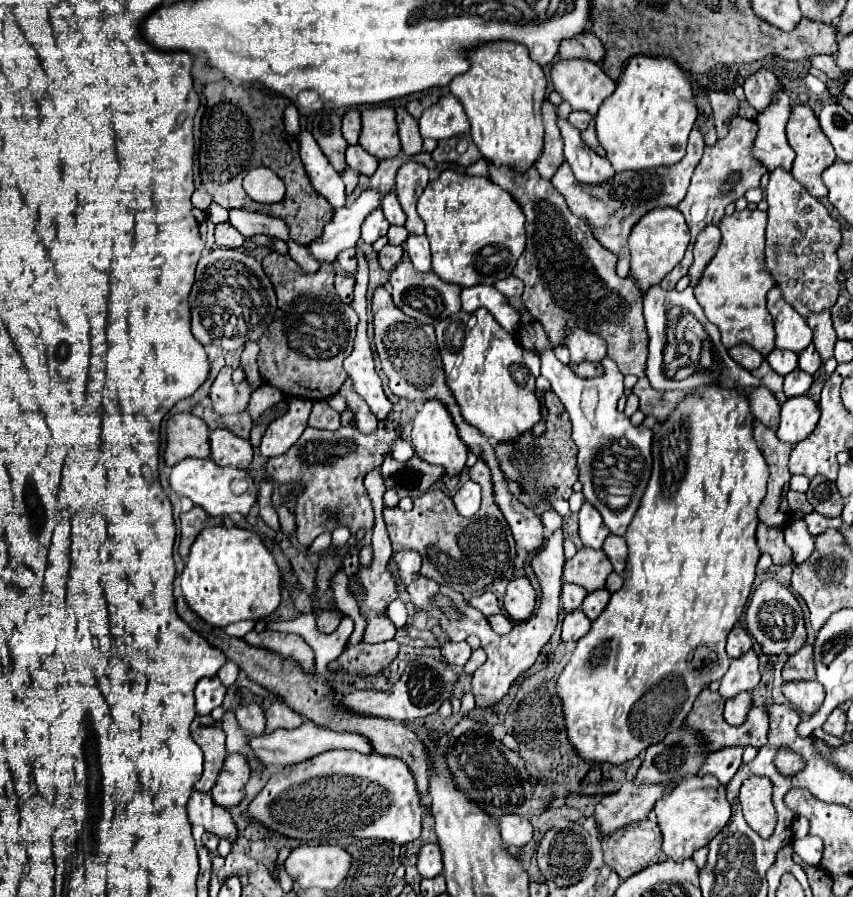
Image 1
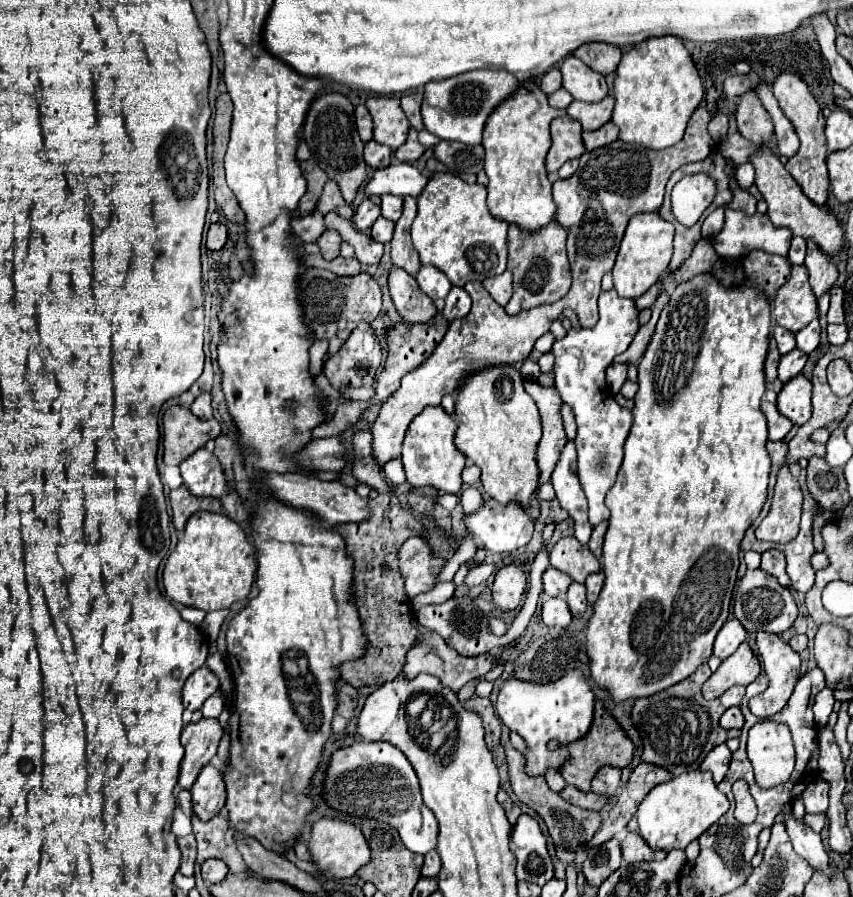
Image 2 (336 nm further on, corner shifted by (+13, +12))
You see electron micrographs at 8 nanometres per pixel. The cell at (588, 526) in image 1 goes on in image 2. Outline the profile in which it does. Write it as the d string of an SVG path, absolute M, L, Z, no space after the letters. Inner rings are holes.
M569 441L561 453L561 459L551 479L559 505L569 513L575 523L575 537L585 545L589 543L593 525L587 519L587 497L577 477L577 453L573 441Z

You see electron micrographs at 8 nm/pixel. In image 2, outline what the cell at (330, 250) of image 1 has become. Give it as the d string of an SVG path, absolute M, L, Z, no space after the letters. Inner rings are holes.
M397 163L385 169L375 169L373 177L365 183L365 195L373 197L389 193L399 197L417 197L425 185L427 177L421 171L417 171L411 163Z

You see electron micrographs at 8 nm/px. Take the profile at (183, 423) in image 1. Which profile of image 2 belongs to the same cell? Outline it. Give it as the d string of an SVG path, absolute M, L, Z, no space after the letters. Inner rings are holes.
M175 405L163 413L163 463L179 465L209 439L217 439L221 425L217 419L197 419L187 407Z

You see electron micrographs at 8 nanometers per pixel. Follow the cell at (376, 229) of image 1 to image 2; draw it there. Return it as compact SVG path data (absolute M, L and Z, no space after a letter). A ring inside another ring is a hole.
M365 199L365 201L357 207L357 211L355 211L355 215L353 215L353 225L355 225L357 231L367 231L367 229L375 223L375 219L377 219L379 215L381 215L381 207L375 205L373 201Z

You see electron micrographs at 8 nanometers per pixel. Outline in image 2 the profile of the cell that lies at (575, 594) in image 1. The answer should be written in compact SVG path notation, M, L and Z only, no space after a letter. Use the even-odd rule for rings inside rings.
M547 567L543 573L543 591L547 597L563 597L571 579L565 573L559 573L555 567Z

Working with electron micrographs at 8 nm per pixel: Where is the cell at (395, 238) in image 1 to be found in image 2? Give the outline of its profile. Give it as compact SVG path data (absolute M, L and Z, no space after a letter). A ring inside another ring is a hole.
M379 217L379 219L373 223L373 227L371 227L371 237L373 237L375 241L379 241L379 243L387 243L387 241L391 241L391 237L393 237L393 229L395 229L395 223L393 223L393 221L389 221L389 219L385 219L385 217Z

